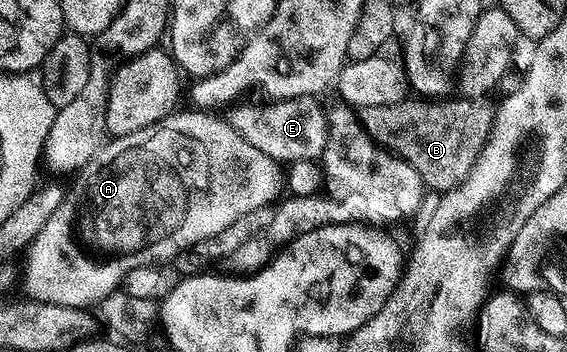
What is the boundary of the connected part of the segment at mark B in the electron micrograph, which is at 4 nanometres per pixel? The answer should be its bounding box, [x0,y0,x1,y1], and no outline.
[359,100,479,192]

